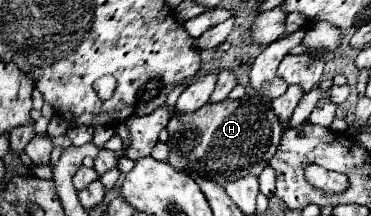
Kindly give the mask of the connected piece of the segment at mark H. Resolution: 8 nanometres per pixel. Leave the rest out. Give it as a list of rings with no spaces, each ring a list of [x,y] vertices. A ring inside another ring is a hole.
[[[247,93],[241,99],[207,103],[193,113],[175,113],[167,131],[167,145],[171,149],[169,163],[181,171],[193,169],[219,185],[247,175],[261,175],[283,137],[279,117],[269,107],[269,99],[257,93]]]

